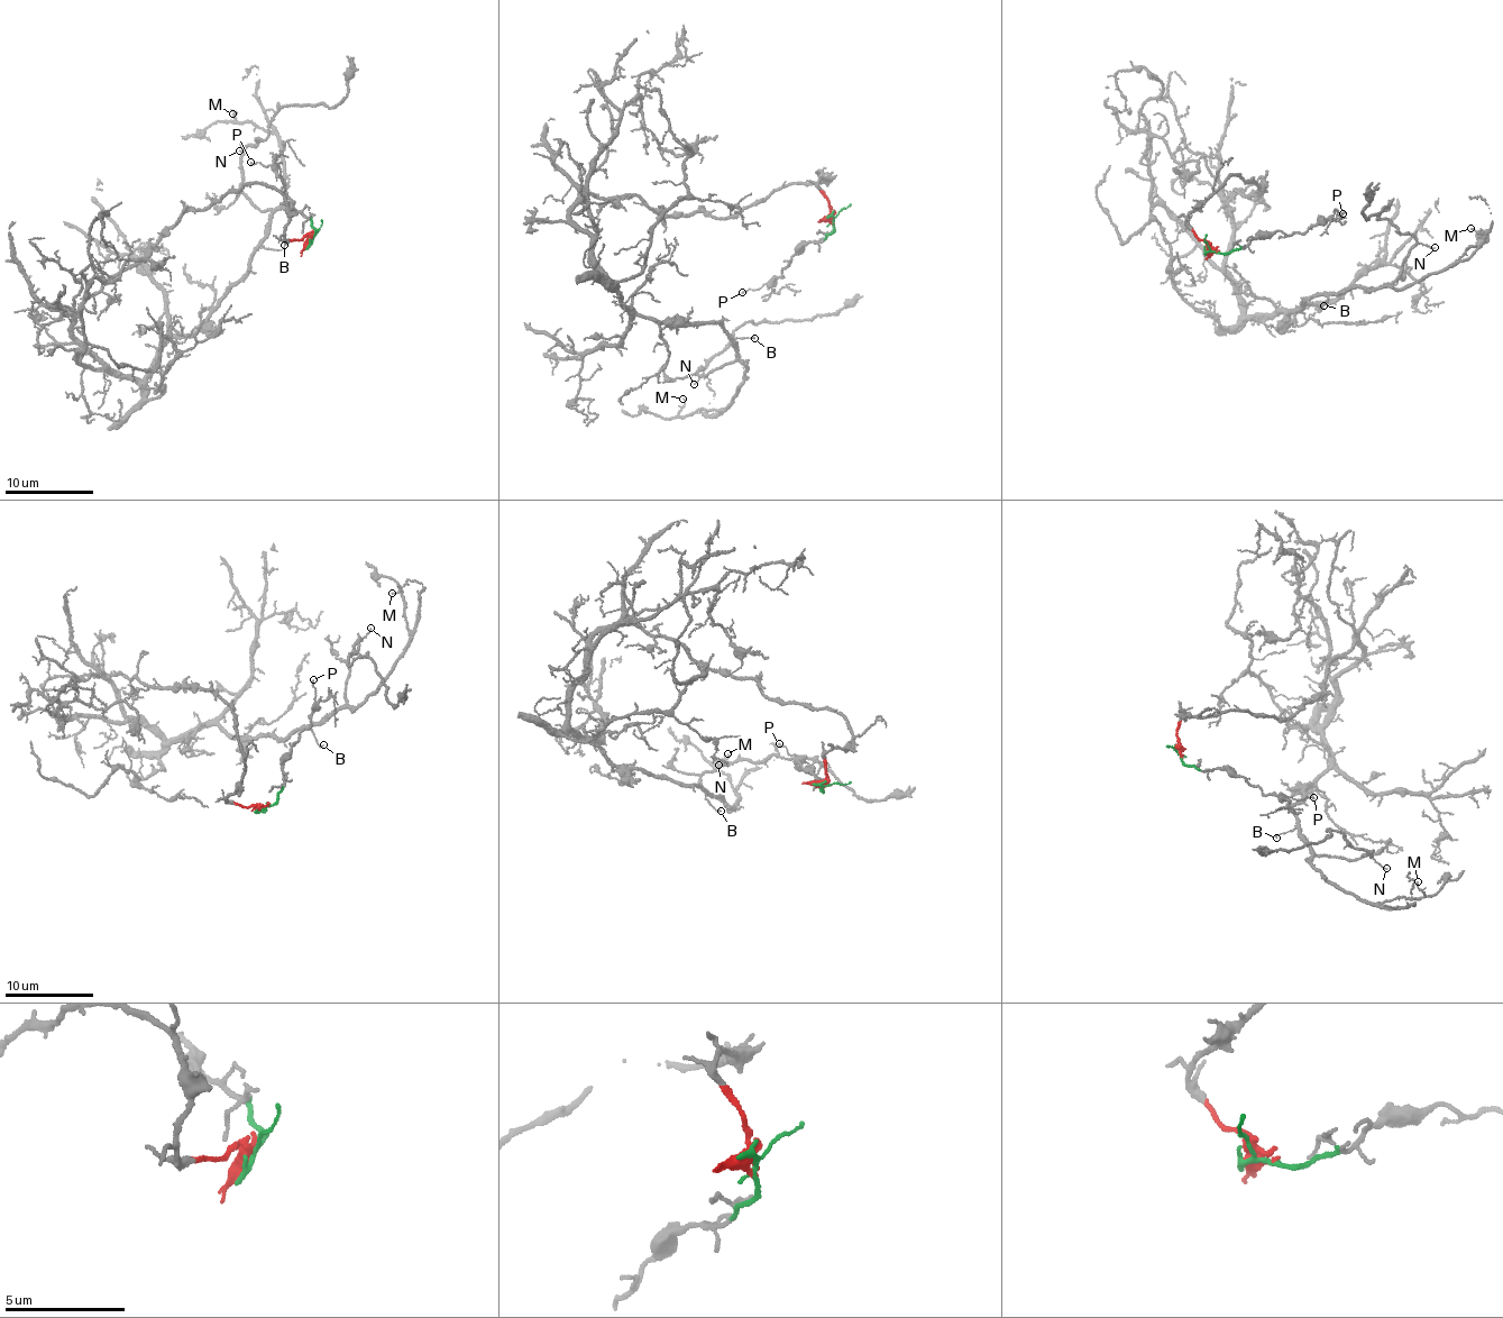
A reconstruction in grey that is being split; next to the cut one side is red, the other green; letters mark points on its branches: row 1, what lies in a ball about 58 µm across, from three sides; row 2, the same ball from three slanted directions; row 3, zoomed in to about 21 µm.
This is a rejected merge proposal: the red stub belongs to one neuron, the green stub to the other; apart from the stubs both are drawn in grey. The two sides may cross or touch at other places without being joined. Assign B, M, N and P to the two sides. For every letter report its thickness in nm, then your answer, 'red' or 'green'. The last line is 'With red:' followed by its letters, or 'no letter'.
B: 100 nm | red
M: 110 nm | red
N: 100 nm | red
P: 110 nm | green
With red: B, M, N

